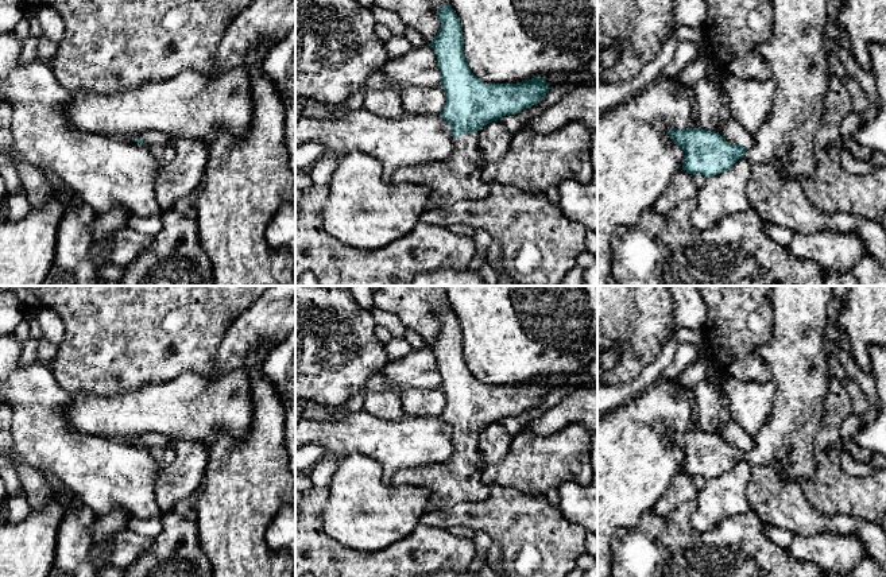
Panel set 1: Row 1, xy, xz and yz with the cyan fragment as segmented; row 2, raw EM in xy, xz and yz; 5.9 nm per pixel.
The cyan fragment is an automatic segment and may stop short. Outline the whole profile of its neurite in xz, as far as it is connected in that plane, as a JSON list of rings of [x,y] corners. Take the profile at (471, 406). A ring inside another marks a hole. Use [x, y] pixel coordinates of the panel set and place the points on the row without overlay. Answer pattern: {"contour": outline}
{"contour": [[[450,305],[437,311],[436,317],[441,324],[441,330],[429,348],[437,357],[441,377],[440,387],[446,396],[446,406],[440,417],[450,427],[453,453],[445,462],[401,468],[394,473],[391,484],[394,487],[425,487],[430,491],[430,508],[442,510],[465,502],[481,502],[488,497],[491,487],[481,483],[485,461],[479,449],[479,433],[506,417],[515,417],[525,410],[533,408],[545,399],[550,390],[543,379],[534,379],[518,386],[487,386],[479,382],[471,373],[464,359],[461,326]]]}

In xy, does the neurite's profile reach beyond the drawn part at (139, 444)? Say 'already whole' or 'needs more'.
needs more

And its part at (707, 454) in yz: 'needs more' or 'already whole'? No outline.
needs more

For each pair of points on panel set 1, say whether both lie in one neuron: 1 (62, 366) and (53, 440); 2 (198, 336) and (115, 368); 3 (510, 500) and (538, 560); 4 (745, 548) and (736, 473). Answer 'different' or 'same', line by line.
1: different
2: same
3: same
4: different

